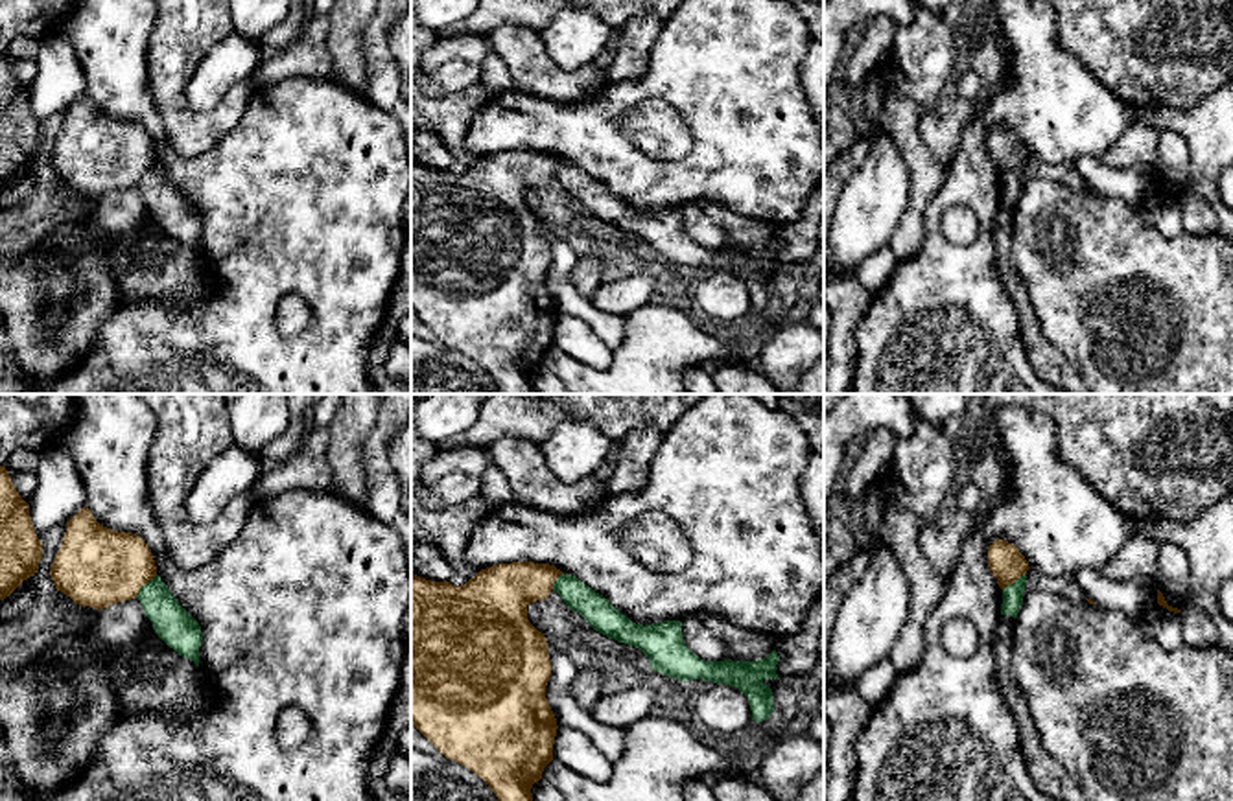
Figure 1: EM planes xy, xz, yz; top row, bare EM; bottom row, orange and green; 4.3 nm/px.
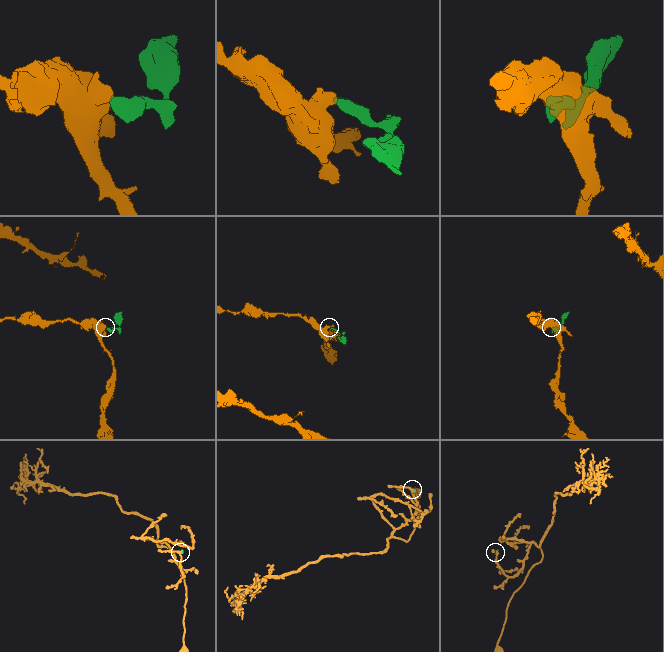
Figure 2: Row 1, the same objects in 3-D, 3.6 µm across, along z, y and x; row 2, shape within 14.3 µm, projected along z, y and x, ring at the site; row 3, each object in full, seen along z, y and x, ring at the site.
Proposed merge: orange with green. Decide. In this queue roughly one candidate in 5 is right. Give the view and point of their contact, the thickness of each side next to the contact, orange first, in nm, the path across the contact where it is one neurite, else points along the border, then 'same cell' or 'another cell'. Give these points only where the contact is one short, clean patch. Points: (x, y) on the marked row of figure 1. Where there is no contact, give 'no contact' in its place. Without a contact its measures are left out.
meets orange in xy at (144, 584); 340 nm thick on the orange side, 170 nm on the other; border along xy (157, 575), (135, 595); another cell

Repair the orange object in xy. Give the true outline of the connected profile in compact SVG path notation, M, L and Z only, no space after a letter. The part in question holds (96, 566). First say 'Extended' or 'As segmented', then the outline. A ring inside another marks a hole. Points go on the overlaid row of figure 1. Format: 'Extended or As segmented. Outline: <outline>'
As segmented. Outline: M83 506L66 521L50 576L76 604L103 609L135 598L157 576L157 565L140 536L100 525Z

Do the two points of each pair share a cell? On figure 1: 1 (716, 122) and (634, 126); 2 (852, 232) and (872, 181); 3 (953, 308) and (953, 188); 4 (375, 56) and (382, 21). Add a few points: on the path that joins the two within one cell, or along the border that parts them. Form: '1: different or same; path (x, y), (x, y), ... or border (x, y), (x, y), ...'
1: different; border (649, 98), (682, 120), (692, 140), (682, 159)
2: same; path (865, 220), (872, 194)
3: same; path (942, 278), (933, 218)
4: same; path (375, 46), (376, 30)

